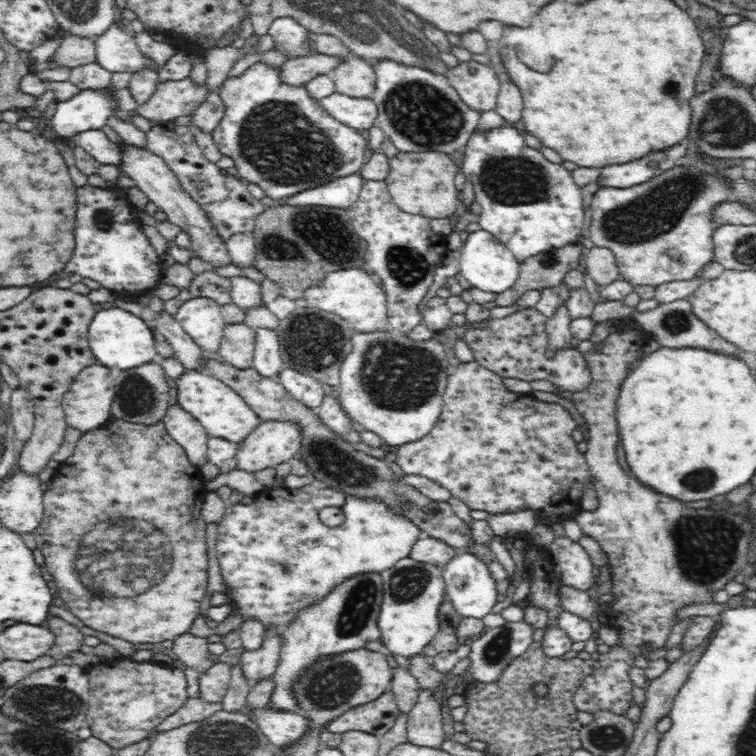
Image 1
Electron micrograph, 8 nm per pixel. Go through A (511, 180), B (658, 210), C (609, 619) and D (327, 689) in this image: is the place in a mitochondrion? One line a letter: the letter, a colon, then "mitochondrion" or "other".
A: mitochondrion
B: mitochondrion
C: other
D: mitochondrion

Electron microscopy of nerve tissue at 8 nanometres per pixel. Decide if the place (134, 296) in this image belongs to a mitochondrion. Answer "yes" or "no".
no

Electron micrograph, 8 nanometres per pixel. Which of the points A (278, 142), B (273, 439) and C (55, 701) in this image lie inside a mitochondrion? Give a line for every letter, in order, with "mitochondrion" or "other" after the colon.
A: mitochondrion
B: other
C: mitochondrion

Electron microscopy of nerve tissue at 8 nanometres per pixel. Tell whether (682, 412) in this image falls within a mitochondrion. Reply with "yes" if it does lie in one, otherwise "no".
no

